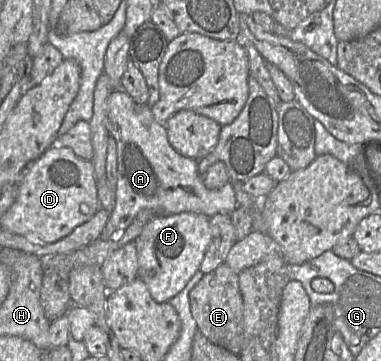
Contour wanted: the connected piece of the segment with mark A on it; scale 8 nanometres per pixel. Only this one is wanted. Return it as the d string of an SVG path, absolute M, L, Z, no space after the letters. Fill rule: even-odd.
M120 87L113 89L107 98L107 129L117 146L117 183L115 207L99 239L109 239L115 231L125 230L144 209L150 209L157 215L193 212L211 218L218 213L231 215L238 206L233 182L229 181L219 189L208 189L203 183L203 176L198 171L198 160L178 153L169 143L166 125L155 120L150 106L135 102Z

